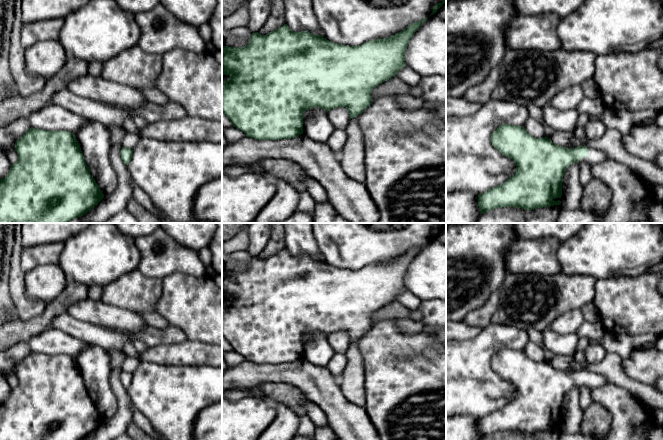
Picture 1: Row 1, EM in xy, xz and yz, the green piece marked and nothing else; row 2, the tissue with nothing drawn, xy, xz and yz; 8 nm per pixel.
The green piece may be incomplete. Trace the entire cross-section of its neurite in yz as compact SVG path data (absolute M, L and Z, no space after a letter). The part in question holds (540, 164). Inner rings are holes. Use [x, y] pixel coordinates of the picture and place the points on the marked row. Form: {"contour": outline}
{"contour": "M503 124L491 135L491 142L502 155L515 161L516 172L506 182L490 190L478 194L480 214L502 208L516 207L525 210L560 205L562 196L562 182L566 169L573 163L586 161L592 165L601 163L609 156L601 150L579 146L573 149L554 144L546 136L535 138L530 135L524 126Z"}

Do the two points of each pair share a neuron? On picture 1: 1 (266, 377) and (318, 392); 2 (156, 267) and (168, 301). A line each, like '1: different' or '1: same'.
1: same
2: different

